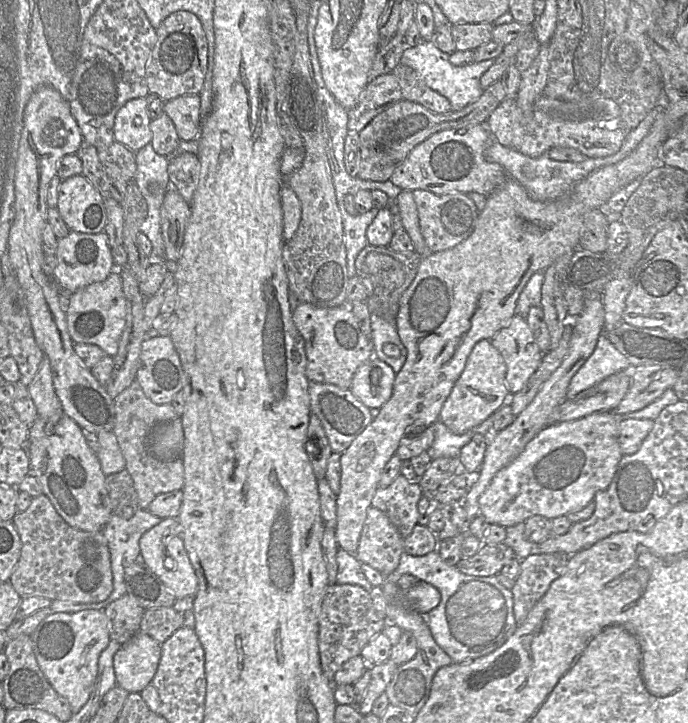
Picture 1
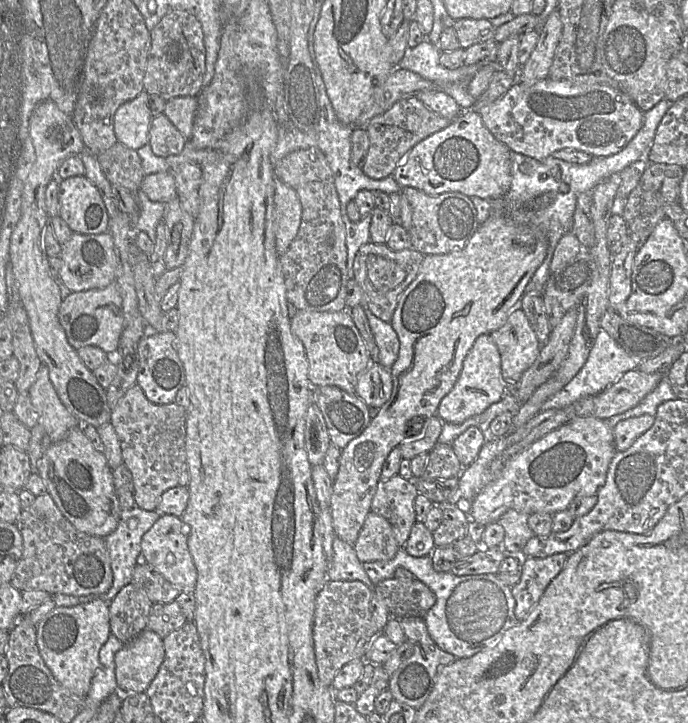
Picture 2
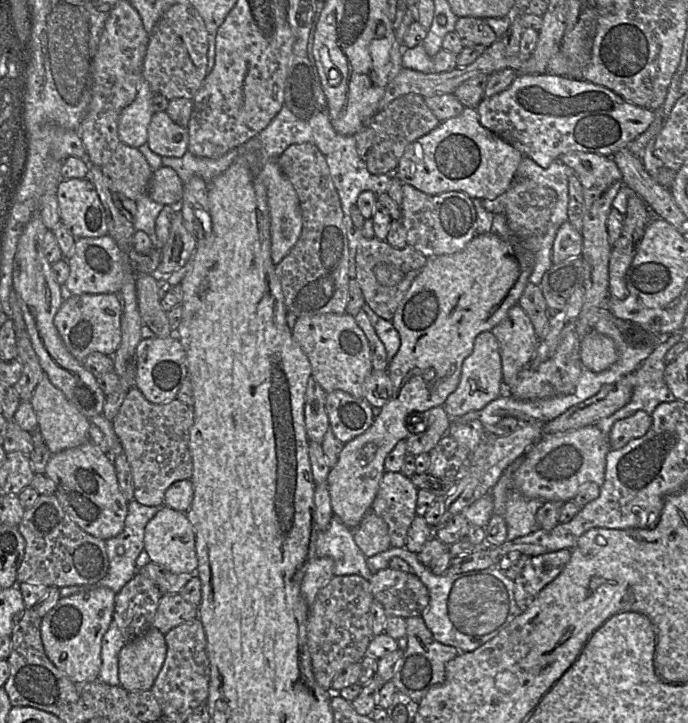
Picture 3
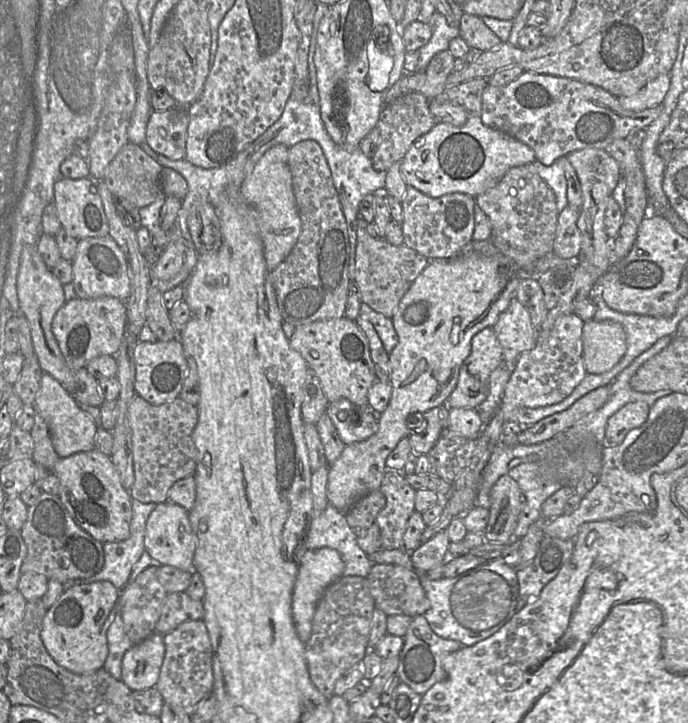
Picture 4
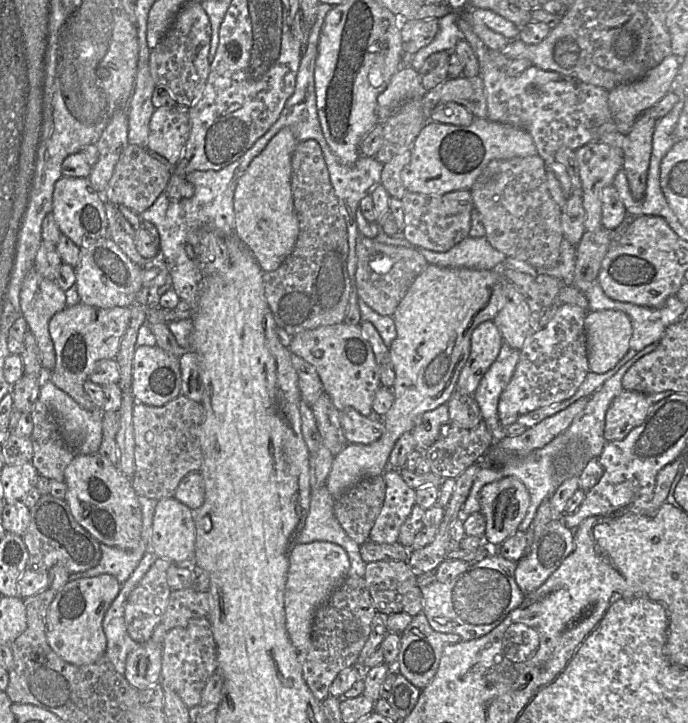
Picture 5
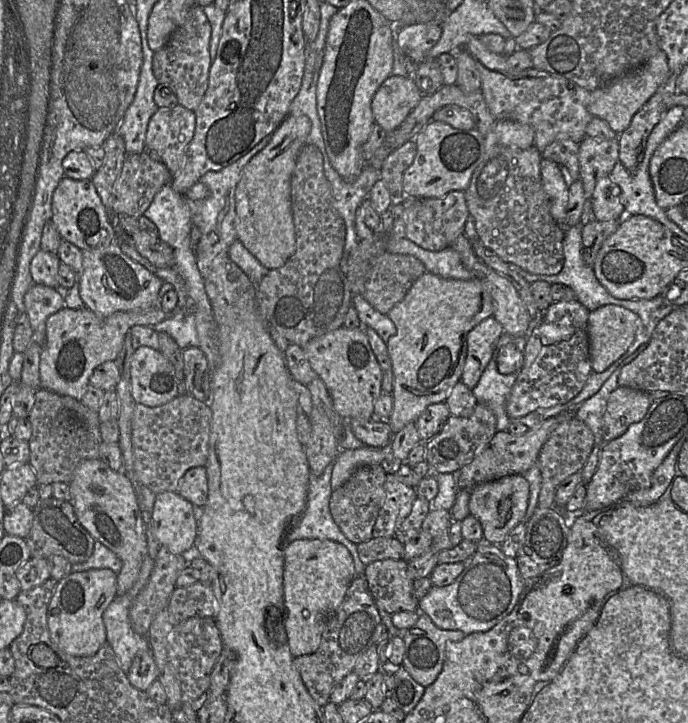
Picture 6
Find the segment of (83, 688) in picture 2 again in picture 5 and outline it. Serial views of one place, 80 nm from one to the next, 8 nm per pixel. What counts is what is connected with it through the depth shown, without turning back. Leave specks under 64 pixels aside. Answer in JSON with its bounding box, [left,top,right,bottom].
[46,574,121,666]

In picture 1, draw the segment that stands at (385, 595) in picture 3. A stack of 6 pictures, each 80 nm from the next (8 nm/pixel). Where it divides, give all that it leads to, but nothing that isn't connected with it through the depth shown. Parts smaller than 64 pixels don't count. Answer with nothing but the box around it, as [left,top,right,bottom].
[389,581,441,617]

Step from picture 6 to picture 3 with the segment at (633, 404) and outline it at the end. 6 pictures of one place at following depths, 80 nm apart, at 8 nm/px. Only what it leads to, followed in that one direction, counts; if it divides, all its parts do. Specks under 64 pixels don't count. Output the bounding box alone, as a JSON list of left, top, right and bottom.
[608,410,652,449]

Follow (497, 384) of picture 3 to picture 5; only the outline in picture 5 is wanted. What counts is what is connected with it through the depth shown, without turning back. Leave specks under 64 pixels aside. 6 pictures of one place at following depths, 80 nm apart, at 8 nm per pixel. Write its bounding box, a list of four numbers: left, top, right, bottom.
[456,320,503,395]

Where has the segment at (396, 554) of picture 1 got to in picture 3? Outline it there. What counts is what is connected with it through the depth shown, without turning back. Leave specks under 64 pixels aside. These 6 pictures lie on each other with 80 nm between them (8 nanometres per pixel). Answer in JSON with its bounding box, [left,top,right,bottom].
[354,510,391,558]

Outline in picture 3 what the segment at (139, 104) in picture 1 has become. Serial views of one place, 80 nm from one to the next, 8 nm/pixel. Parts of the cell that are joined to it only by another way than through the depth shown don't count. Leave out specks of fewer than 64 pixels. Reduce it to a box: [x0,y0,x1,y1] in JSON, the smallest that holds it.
[118,78,154,148]

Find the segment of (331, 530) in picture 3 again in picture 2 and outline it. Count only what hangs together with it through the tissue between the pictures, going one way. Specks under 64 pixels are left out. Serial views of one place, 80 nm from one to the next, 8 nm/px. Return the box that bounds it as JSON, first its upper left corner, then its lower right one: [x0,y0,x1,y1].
[327,537,374,590]

